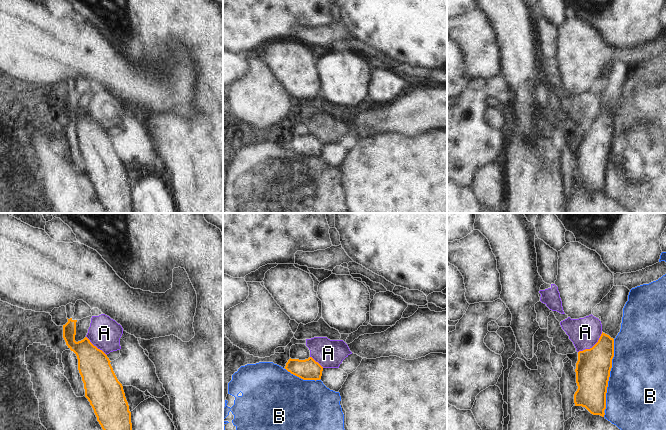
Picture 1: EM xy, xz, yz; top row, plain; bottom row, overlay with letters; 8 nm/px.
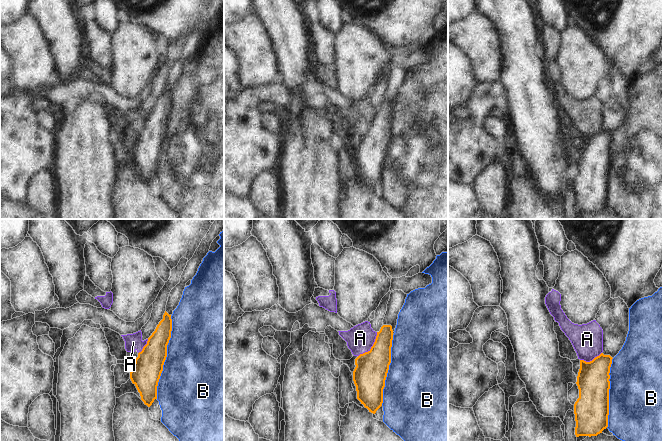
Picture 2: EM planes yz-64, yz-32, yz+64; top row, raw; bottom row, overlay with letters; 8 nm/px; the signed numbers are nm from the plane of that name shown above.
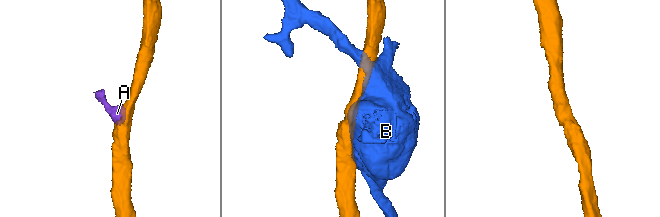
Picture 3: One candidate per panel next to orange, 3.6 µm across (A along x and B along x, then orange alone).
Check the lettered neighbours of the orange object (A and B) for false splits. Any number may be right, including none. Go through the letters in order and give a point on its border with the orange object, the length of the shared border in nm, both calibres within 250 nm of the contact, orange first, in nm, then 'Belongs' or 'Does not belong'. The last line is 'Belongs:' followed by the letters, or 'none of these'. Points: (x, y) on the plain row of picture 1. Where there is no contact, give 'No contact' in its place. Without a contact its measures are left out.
A: Touches orange at yz (593, 122). Shared border 260 nm. Thickness 280 nm (orange) against 240 nm. Does not belong
B: Touches orange at yz (609, 150). Shared border 550 nm. Thickness 280 nm (orange) against 460 nm. Does not belong
Belongs: none of these

